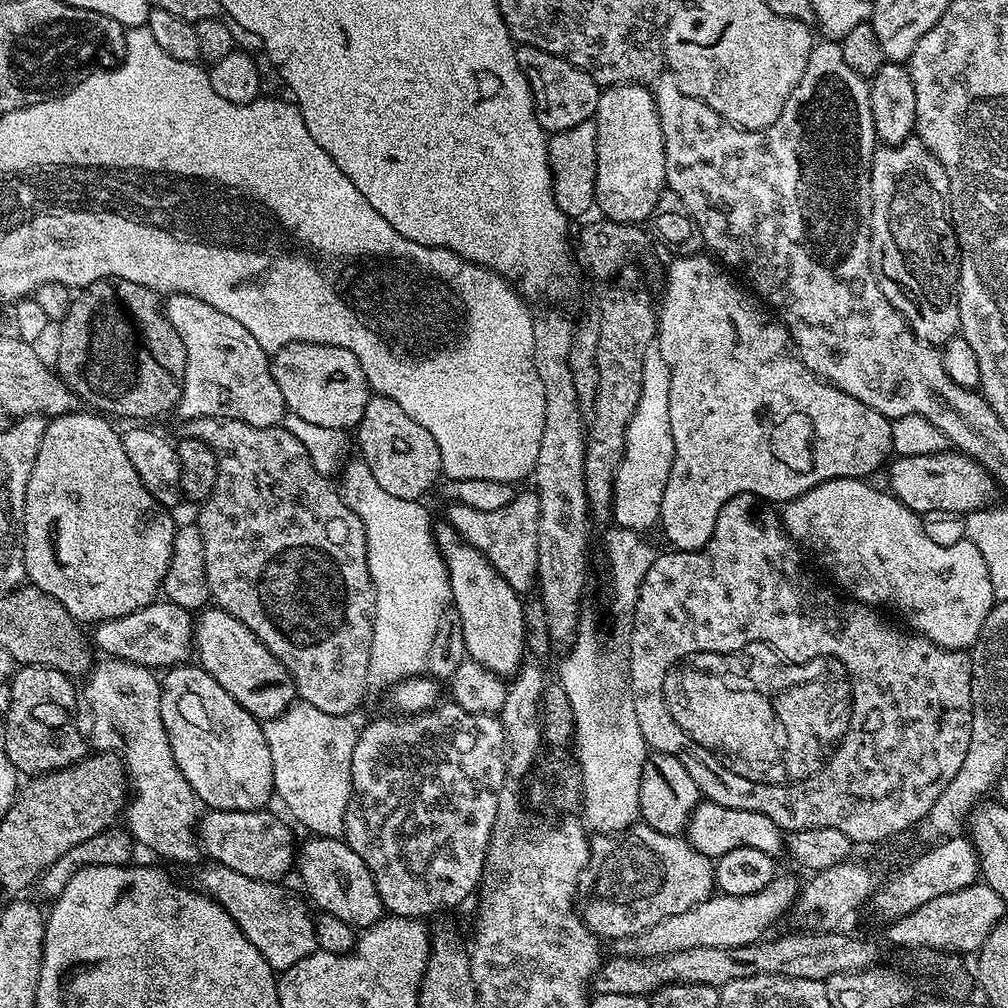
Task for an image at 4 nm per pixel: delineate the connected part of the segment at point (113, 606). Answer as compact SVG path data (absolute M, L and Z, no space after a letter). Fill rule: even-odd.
M92 410L67 412L65 416L54 416L48 420L48 428L42 438L42 446L38 446L38 458L34 458L34 466L30 470L30 478L26 482L26 498L24 499L24 574L31 587L50 594L76 621L84 626L95 626L104 620L122 618L126 614L134 614L147 604L153 603L161 591L164 575L170 566L170 554L174 546L174 534L177 521L172 521L173 513L159 504L146 490L142 478L138 478L138 470L134 470L130 458L126 458L126 450L122 450L121 433L115 432L103 415Z

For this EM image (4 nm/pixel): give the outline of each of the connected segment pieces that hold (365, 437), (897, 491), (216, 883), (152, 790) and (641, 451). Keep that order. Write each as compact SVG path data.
M369 395L366 414L362 414L354 429L354 440L360 443L359 455L374 474L375 481L393 497L419 501L432 487L432 491L437 487L444 463L434 434L430 434L426 426L418 426L389 396Z
M959 450L896 456L887 465L887 472L889 484L887 487L892 495L901 500L911 512L917 514L934 510L950 510L961 514L975 512L991 501L988 499L991 498L992 491L997 491L998 488L994 477L981 464L973 462Z
M215 862L207 866L209 868L202 869L196 876L199 891L220 903L222 910L238 922L238 930L254 942L258 954L262 954L262 958L266 958L268 965L277 973L285 972L294 966L294 962L317 951L313 913L308 913L309 905L303 899L300 901L298 897L291 896L283 888L283 883L246 878L246 874L238 874Z
M104 658L93 667L82 684L82 700L92 707L92 724L98 731L104 732L100 740L108 744L112 736L108 731L113 728L124 743L122 767L130 785L130 799L126 804L126 828L131 833L133 841L142 849L149 848L168 860L177 860L180 864L192 864L201 859L202 849L198 839L198 821L202 815L202 805L197 800L190 782L178 770L178 762L174 762L174 750L170 750L170 738L166 734L166 726L162 722L160 709L160 680L151 668L143 668L129 660Z
M652 343L646 350L642 366L640 401L634 410L634 418L630 418L624 439L624 457L620 459L612 483L612 517L617 528L644 534L647 528L655 529L660 523L662 494L674 462L674 438L670 434L671 373L670 366L666 366L666 358L662 358L659 344Z

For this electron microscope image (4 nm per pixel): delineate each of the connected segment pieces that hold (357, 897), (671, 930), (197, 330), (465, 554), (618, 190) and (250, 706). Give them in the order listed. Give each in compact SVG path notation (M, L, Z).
M318 836L308 838L305 844L303 841L298 848L298 872L299 868L300 880L308 891L307 899L313 905L316 903L321 913L333 915L355 930L369 928L384 919L384 903L378 894L372 871L343 839Z
M778 874L758 894L745 896L726 896L713 894L706 902L698 902L698 906L690 906L683 914L670 914L670 918L662 918L645 932L636 936L628 936L619 941L618 948L625 956L636 958L655 958L669 956L682 950L694 950L698 946L718 946L719 948L741 948L747 944L755 944L765 939L768 927L780 919L796 903L798 880L792 876Z
M181 292L171 293L162 307L186 346L184 385L180 402L174 409L181 421L217 416L259 428L275 428L283 421L286 415L284 399L282 390L278 390L274 382L269 353L258 346L254 334L250 334L242 322Z
M452 538L448 545L443 545L442 553L448 567L451 603L460 615L462 634L466 634L467 659L486 666L502 678L511 677L526 656L524 605L518 599L518 593L490 566L481 552L464 540Z
M614 84L600 94L594 117L598 130L598 166L596 167L596 203L599 215L619 224L643 225L656 210L658 198L666 191L666 150L662 126L658 122L656 97L651 87L643 84Z
M208 606L195 617L194 652L197 657L200 655L199 667L204 668L206 674L210 674L210 678L214 678L214 682L218 682L218 686L222 686L222 690L226 690L226 694L234 698L234 702L241 704L250 715L261 722L267 722L282 715L297 699L294 682L282 666L282 662L278 662L278 658L274 658L274 654L270 654L270 650L262 646L262 642L247 626L238 622L238 618L234 618L223 608Z

